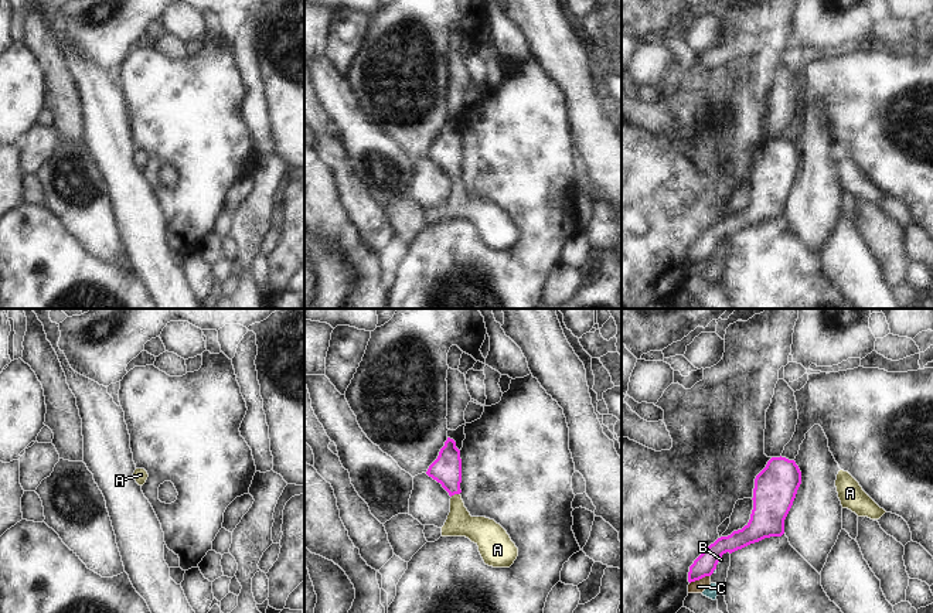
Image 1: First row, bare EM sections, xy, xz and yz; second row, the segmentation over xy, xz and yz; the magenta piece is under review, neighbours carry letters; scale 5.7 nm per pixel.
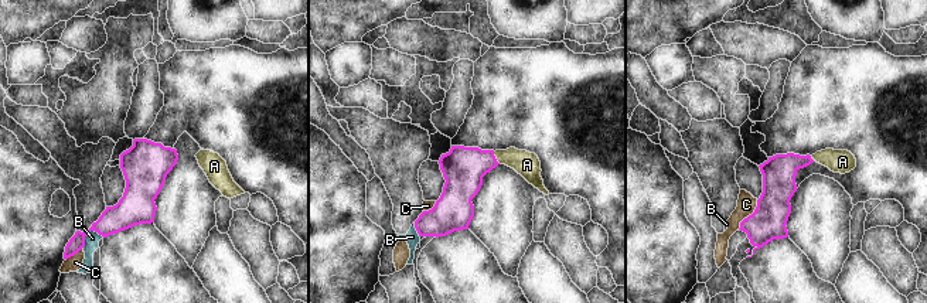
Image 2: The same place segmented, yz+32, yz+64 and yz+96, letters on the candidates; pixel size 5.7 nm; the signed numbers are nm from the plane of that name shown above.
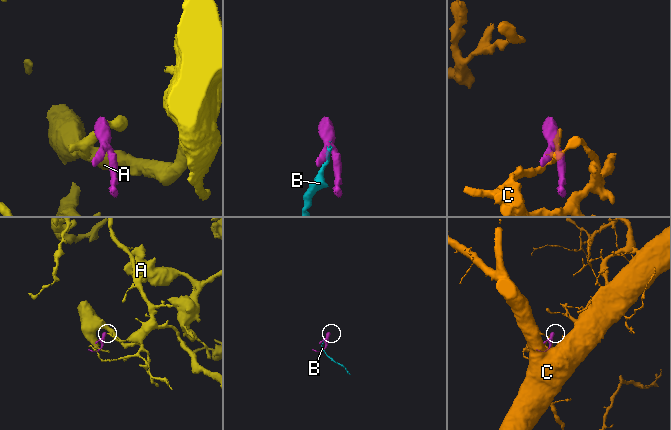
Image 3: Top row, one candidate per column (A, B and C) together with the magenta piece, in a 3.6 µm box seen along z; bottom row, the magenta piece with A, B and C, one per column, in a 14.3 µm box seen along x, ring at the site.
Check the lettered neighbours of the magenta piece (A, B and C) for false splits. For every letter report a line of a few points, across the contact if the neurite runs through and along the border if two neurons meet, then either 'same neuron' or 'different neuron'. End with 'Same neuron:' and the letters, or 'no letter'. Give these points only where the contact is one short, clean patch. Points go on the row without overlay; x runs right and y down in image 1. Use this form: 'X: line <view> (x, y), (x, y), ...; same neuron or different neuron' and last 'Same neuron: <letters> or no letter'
A: line xz (446, 152), (455, 176), (458, 193), (479, 213); same neuron
B: line yz (721, 239), (717, 245); different neuron
C: different neuron
Same neuron: A

